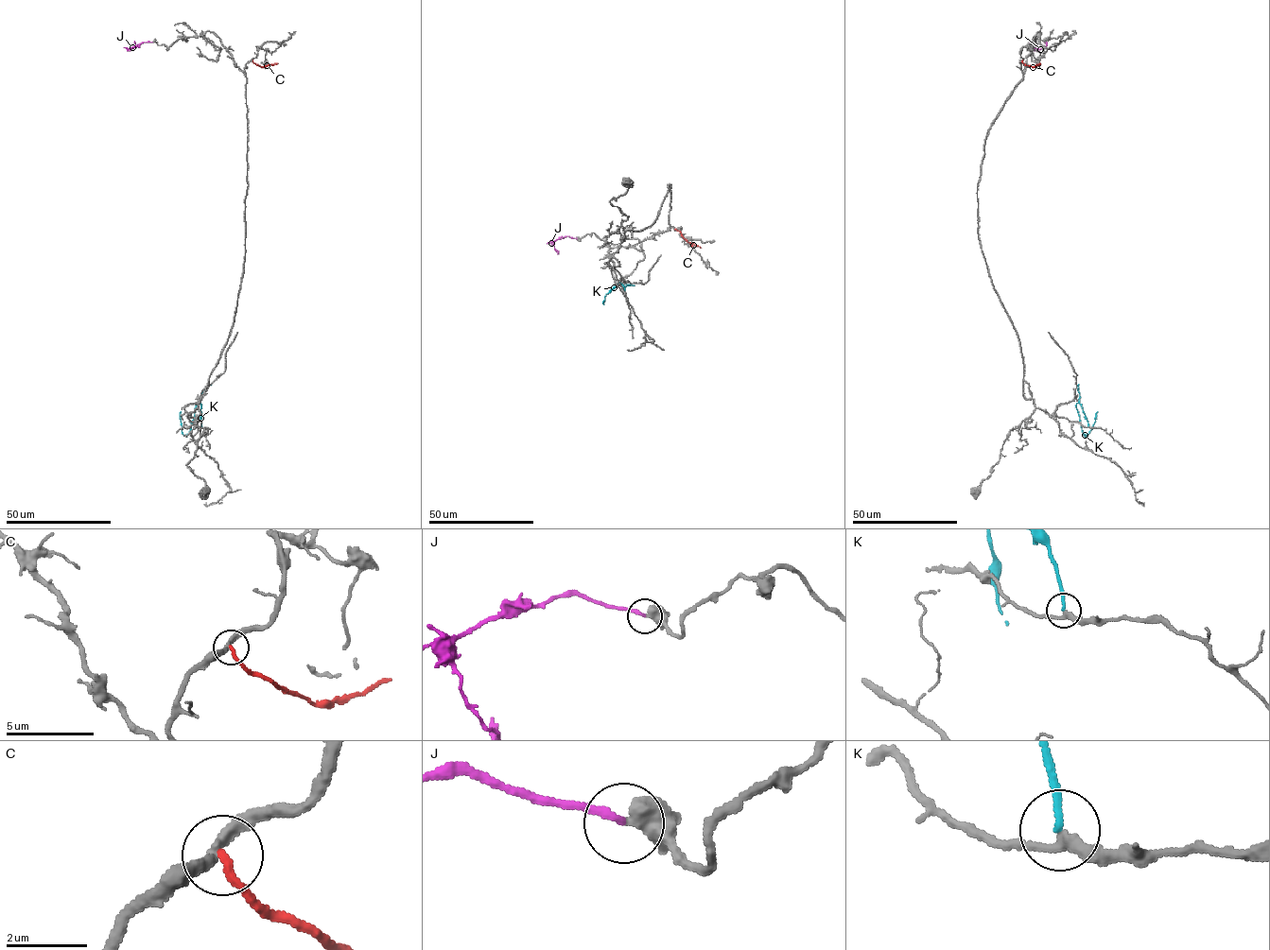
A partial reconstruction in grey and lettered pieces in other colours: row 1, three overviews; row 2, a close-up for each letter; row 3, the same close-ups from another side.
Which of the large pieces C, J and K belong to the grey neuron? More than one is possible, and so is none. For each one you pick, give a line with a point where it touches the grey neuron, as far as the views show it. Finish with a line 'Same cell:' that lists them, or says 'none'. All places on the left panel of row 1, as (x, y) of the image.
J: (153, 42)
Same cell: J

